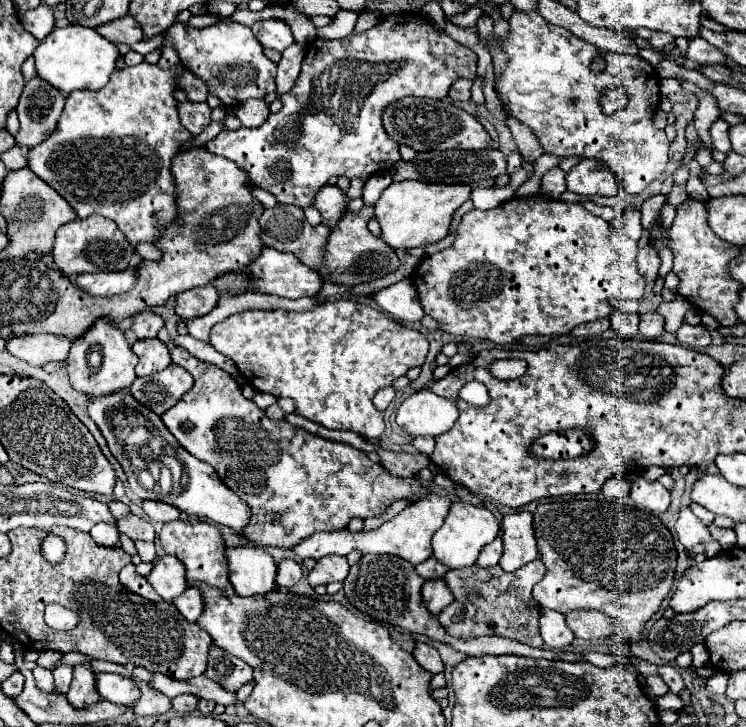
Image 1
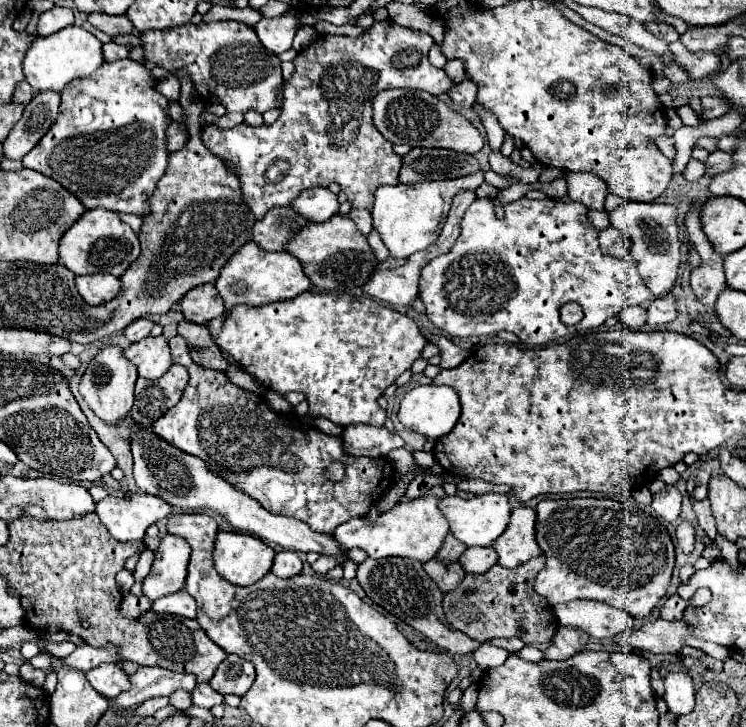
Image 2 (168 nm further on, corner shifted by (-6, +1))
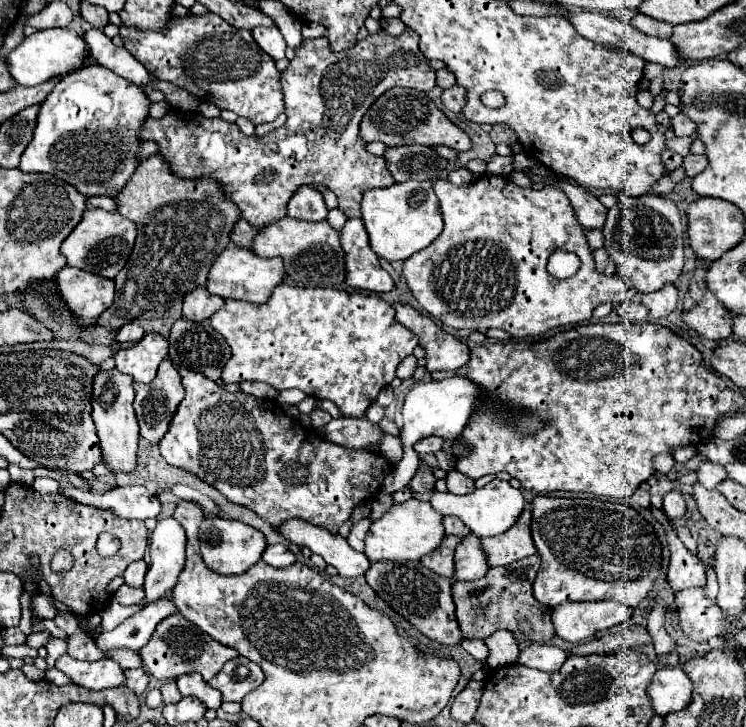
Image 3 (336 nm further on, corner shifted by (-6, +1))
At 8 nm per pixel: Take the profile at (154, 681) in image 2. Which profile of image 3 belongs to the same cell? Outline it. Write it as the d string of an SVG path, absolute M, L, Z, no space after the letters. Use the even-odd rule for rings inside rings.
M138 667L138 669L126 669L124 675L126 675L126 687L130 691L134 691L136 695L142 695L146 691L150 677L148 677L148 673L142 667Z

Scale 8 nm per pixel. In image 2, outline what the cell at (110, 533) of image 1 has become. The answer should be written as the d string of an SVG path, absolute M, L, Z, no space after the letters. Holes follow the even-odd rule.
M138 493L132 499L120 495L108 495L104 501L96 503L96 515L110 535L118 541L140 541L146 535L146 527L166 519L172 507L160 497Z

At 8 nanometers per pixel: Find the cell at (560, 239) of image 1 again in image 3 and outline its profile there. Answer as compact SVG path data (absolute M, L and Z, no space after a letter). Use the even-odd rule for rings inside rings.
M488 173L480 175L470 187L454 187L448 179L434 179L432 187L444 215L444 231L430 247L404 261L402 275L418 305L436 321L454 329L470 331L488 331L490 327L498 327L508 331L512 337L524 339L544 335L546 331L558 327L566 329L584 325L590 321L592 309L600 303L610 301L618 305L634 299L636 289L630 283L624 279L620 281L618 275L606 277L594 269L594 259L586 243L584 229L578 227L568 197L562 189L546 185L536 191L518 187L508 177ZM558 249L578 255L582 265L576 275L556 279L546 271L548 257Z

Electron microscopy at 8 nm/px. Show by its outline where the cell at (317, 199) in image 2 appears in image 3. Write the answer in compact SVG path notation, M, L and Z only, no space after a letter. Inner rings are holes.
M300 187L290 203L288 203L288 215L302 221L324 221L328 215L328 209L324 205L322 195L312 187Z

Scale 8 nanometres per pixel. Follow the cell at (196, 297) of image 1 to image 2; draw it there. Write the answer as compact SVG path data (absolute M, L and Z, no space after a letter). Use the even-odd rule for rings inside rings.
M206 283L206 285L190 289L182 297L180 307L182 307L182 315L186 321L202 323L202 325L206 325L208 321L212 321L224 313L224 303L222 303L222 297L218 295L214 283Z

